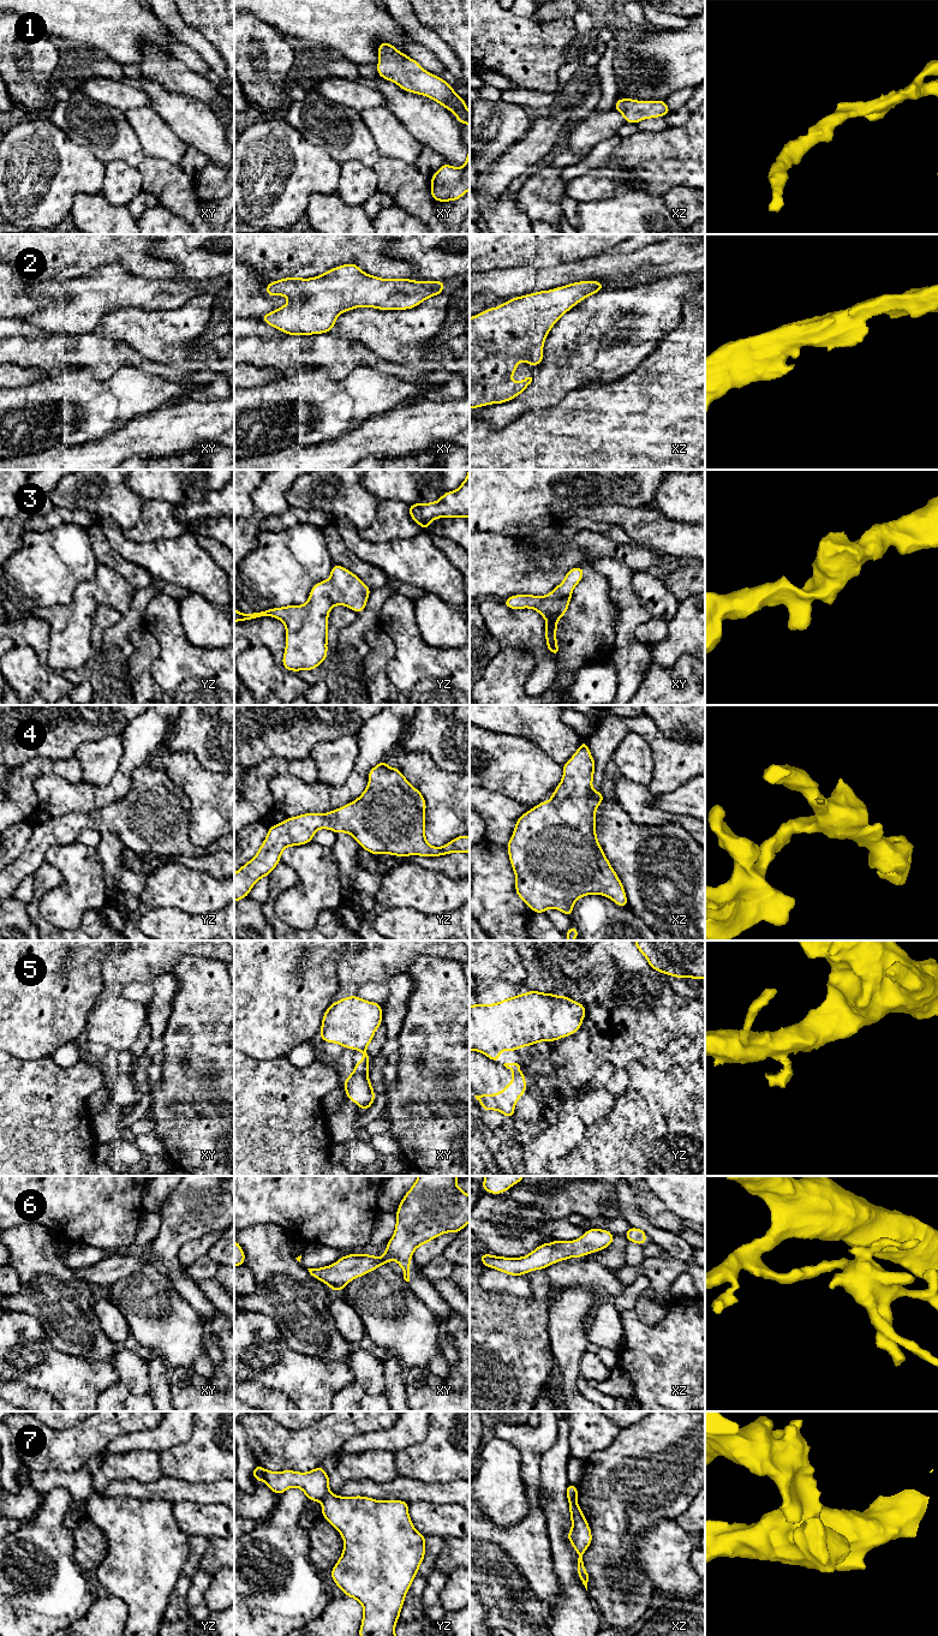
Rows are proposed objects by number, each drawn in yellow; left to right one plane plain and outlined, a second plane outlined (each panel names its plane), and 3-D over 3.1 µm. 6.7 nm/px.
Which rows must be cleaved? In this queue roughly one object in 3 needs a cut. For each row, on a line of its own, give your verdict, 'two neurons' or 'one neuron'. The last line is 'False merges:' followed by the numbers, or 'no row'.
1: one neuron
2: one neuron
3: one neuron
4: one neuron
5: two neurons
6: one neuron
7: two neurons
False merges: 5, 7

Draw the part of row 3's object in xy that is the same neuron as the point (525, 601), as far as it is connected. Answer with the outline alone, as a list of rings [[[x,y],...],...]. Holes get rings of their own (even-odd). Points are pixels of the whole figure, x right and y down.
[[[570,568],[564,580],[557,585],[549,595],[515,595],[504,599],[503,603],[509,609],[530,608],[537,610],[546,620],[544,637],[546,638],[546,649],[552,655],[560,655],[562,651],[557,647],[556,631],[557,620],[563,617],[570,603],[573,589],[584,577],[585,568]]]

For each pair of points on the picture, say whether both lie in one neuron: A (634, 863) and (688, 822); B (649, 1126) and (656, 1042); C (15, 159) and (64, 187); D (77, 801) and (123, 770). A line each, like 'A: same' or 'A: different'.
A: different
B: different
C: same
D: same

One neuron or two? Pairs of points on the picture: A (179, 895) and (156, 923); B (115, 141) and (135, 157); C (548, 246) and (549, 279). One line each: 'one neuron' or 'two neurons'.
A: two neurons
B: one neuron
C: two neurons

